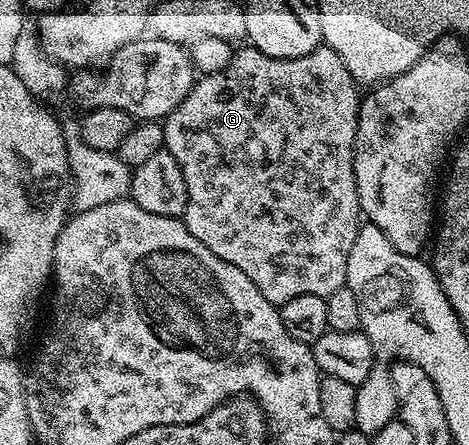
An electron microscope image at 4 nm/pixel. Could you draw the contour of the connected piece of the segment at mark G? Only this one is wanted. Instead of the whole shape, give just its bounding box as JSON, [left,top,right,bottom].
[163,44,363,307]

